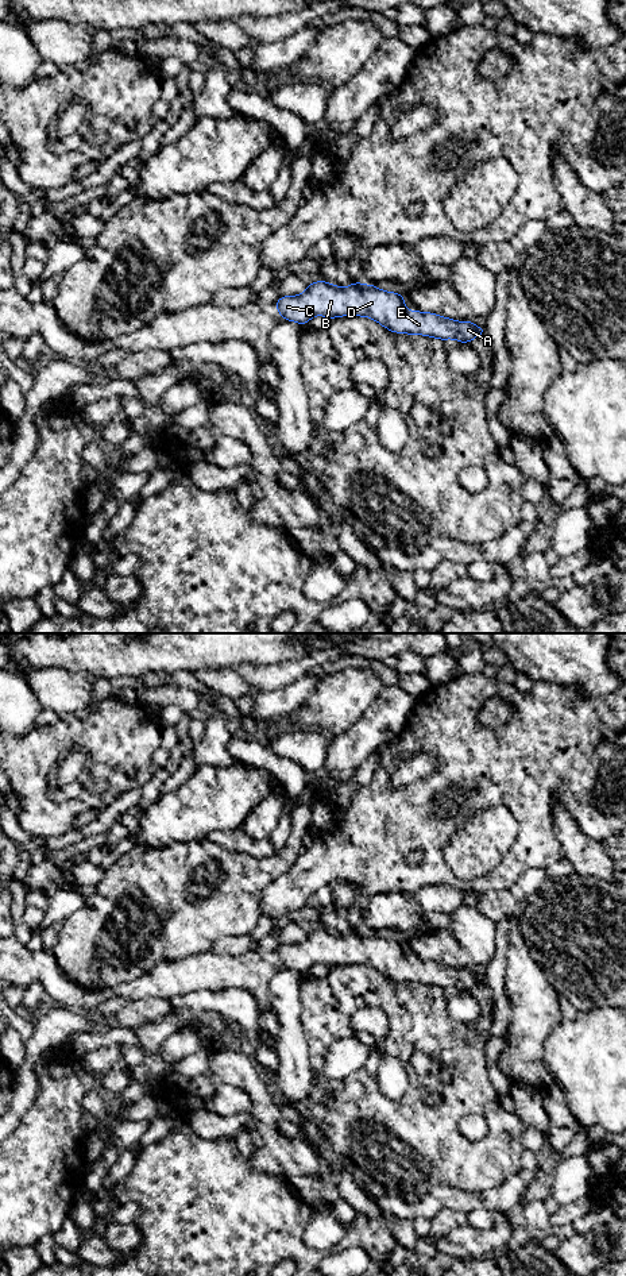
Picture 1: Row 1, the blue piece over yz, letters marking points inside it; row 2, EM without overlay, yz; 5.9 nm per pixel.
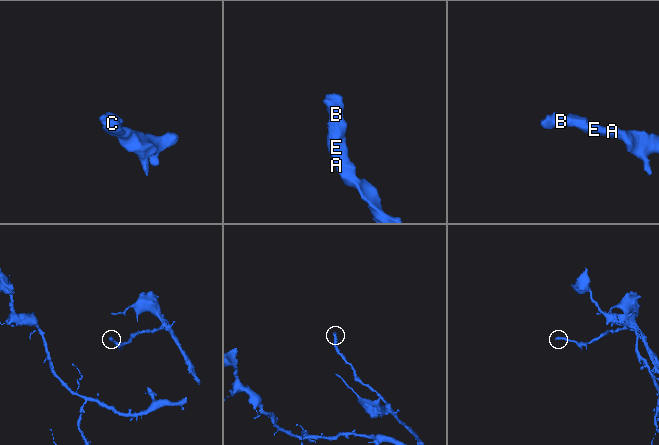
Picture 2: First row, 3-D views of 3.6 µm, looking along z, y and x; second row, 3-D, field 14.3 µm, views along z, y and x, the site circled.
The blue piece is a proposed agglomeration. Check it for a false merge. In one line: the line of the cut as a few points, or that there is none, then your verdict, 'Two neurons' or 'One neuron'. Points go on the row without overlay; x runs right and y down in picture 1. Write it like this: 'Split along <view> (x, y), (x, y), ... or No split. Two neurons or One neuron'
No split. One neuron

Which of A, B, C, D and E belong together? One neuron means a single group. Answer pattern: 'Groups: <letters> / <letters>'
Groups: A B C D E

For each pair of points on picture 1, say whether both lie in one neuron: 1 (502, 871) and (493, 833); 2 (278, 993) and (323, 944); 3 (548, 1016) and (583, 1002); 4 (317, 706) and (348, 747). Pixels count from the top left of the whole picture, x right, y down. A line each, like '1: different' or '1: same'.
1: different
2: different
3: different
4: different

